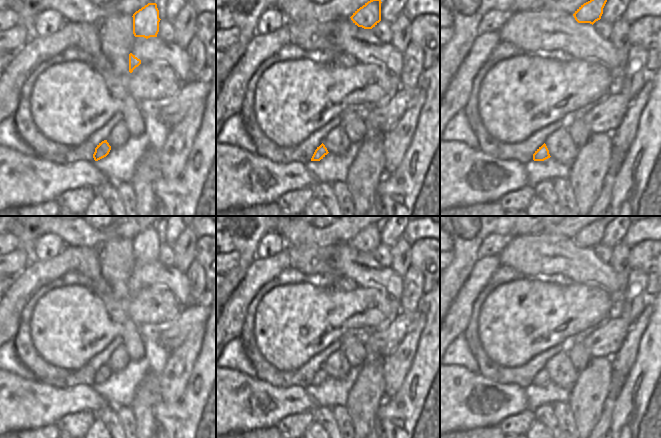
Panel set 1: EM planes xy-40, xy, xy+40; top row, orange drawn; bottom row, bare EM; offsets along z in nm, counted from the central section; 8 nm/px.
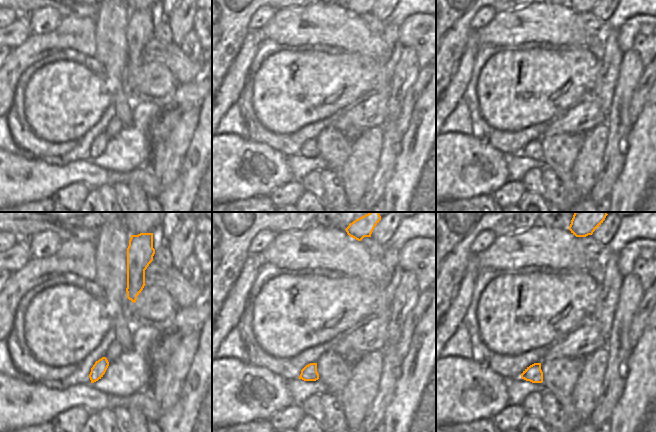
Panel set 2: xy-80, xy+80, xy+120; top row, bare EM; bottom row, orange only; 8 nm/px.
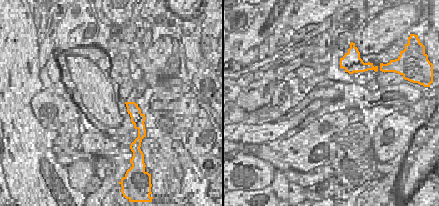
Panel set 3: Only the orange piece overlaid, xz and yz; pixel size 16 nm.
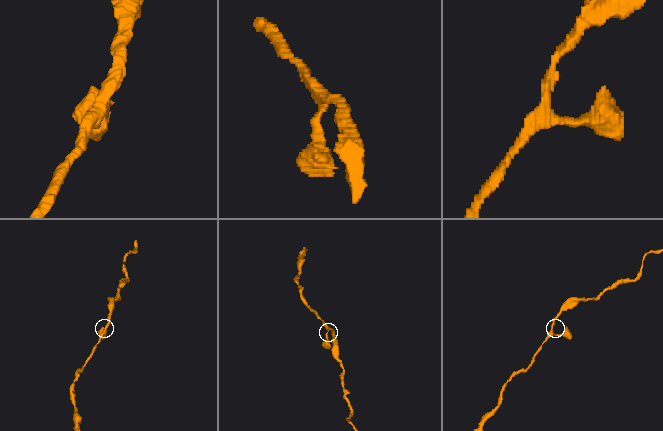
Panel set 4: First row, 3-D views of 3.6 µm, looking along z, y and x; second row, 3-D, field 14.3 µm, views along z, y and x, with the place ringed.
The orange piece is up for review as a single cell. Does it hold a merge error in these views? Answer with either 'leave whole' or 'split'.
leave whole

